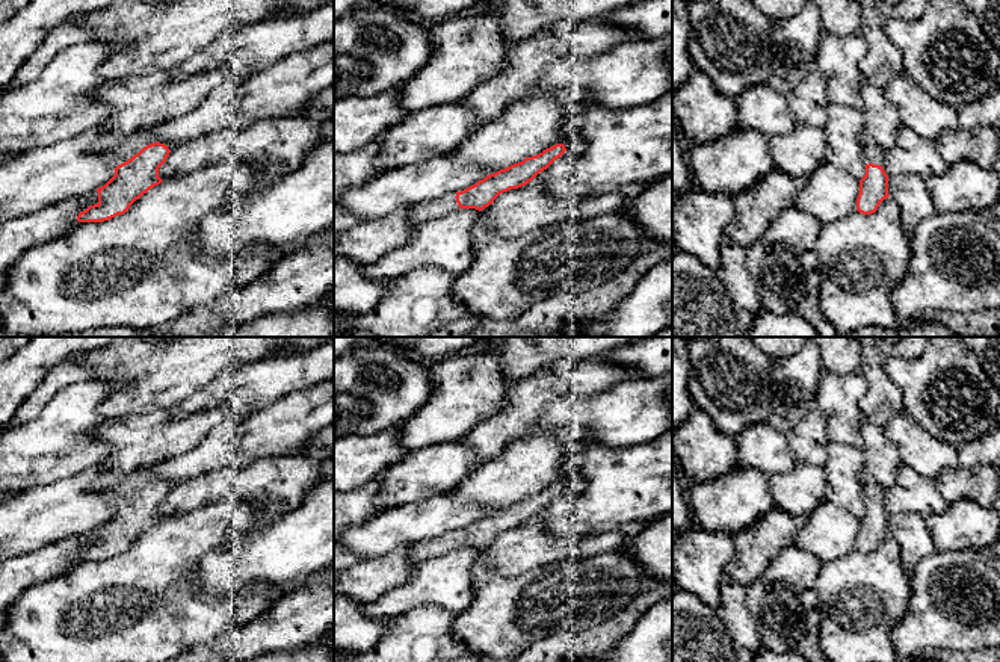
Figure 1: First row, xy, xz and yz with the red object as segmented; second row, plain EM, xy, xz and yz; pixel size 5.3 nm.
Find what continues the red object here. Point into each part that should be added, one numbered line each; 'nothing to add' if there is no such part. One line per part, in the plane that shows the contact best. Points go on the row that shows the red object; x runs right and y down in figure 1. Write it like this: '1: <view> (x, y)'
1: xy (120, 151)

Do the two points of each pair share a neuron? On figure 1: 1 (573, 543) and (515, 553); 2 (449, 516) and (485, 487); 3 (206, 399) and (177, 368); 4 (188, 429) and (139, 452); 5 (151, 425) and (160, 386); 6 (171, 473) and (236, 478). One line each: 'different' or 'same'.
1: same
2: different
3: different
4: same
5: different
6: different

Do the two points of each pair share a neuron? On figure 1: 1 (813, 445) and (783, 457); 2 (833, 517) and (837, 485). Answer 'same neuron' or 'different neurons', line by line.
1: different neurons
2: different neurons

